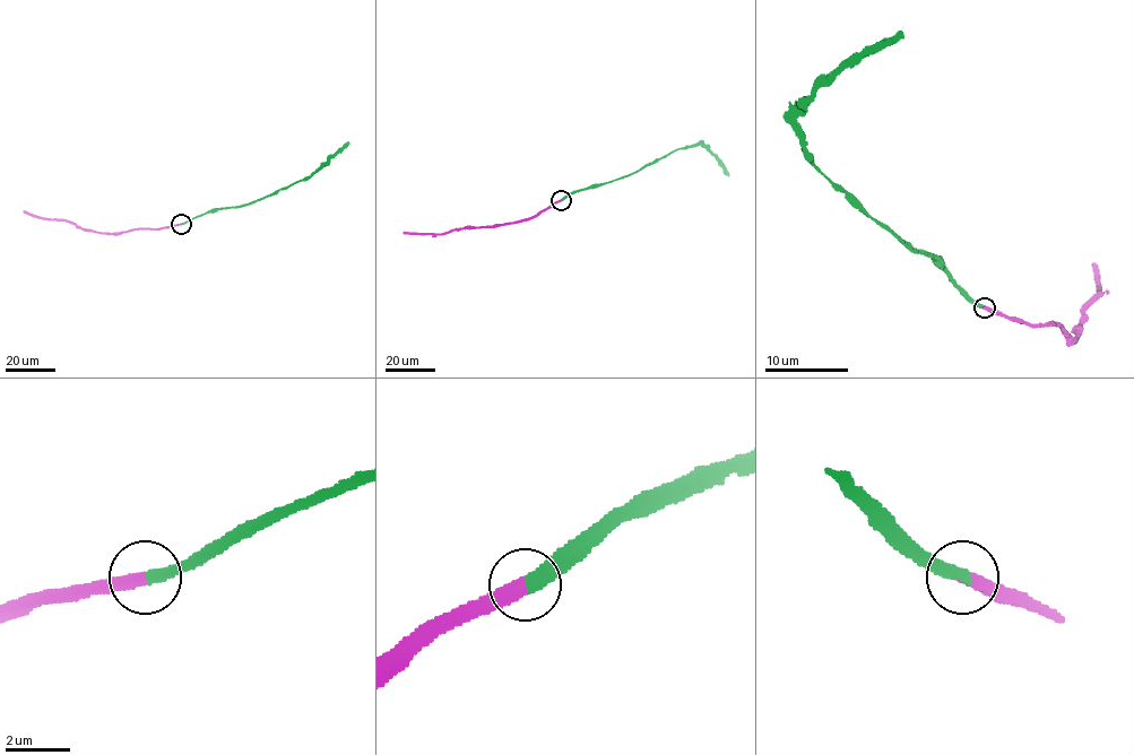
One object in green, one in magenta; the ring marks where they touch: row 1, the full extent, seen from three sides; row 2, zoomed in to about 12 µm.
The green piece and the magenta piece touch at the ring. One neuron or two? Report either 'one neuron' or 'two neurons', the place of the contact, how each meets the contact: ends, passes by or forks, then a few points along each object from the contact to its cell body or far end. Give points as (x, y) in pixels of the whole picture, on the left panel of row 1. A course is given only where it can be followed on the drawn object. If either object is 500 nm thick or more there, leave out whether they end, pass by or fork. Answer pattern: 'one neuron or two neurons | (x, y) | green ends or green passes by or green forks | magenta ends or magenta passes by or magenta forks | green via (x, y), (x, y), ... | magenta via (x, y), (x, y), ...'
one neuron | (181, 224) | green ends | magenta ends | green via (181, 224), (206, 213), (251, 204), (306, 180), (348, 142) | magenta via (181, 224), (113, 233), (85, 231), (63, 220), (45, 219), (24, 210)

